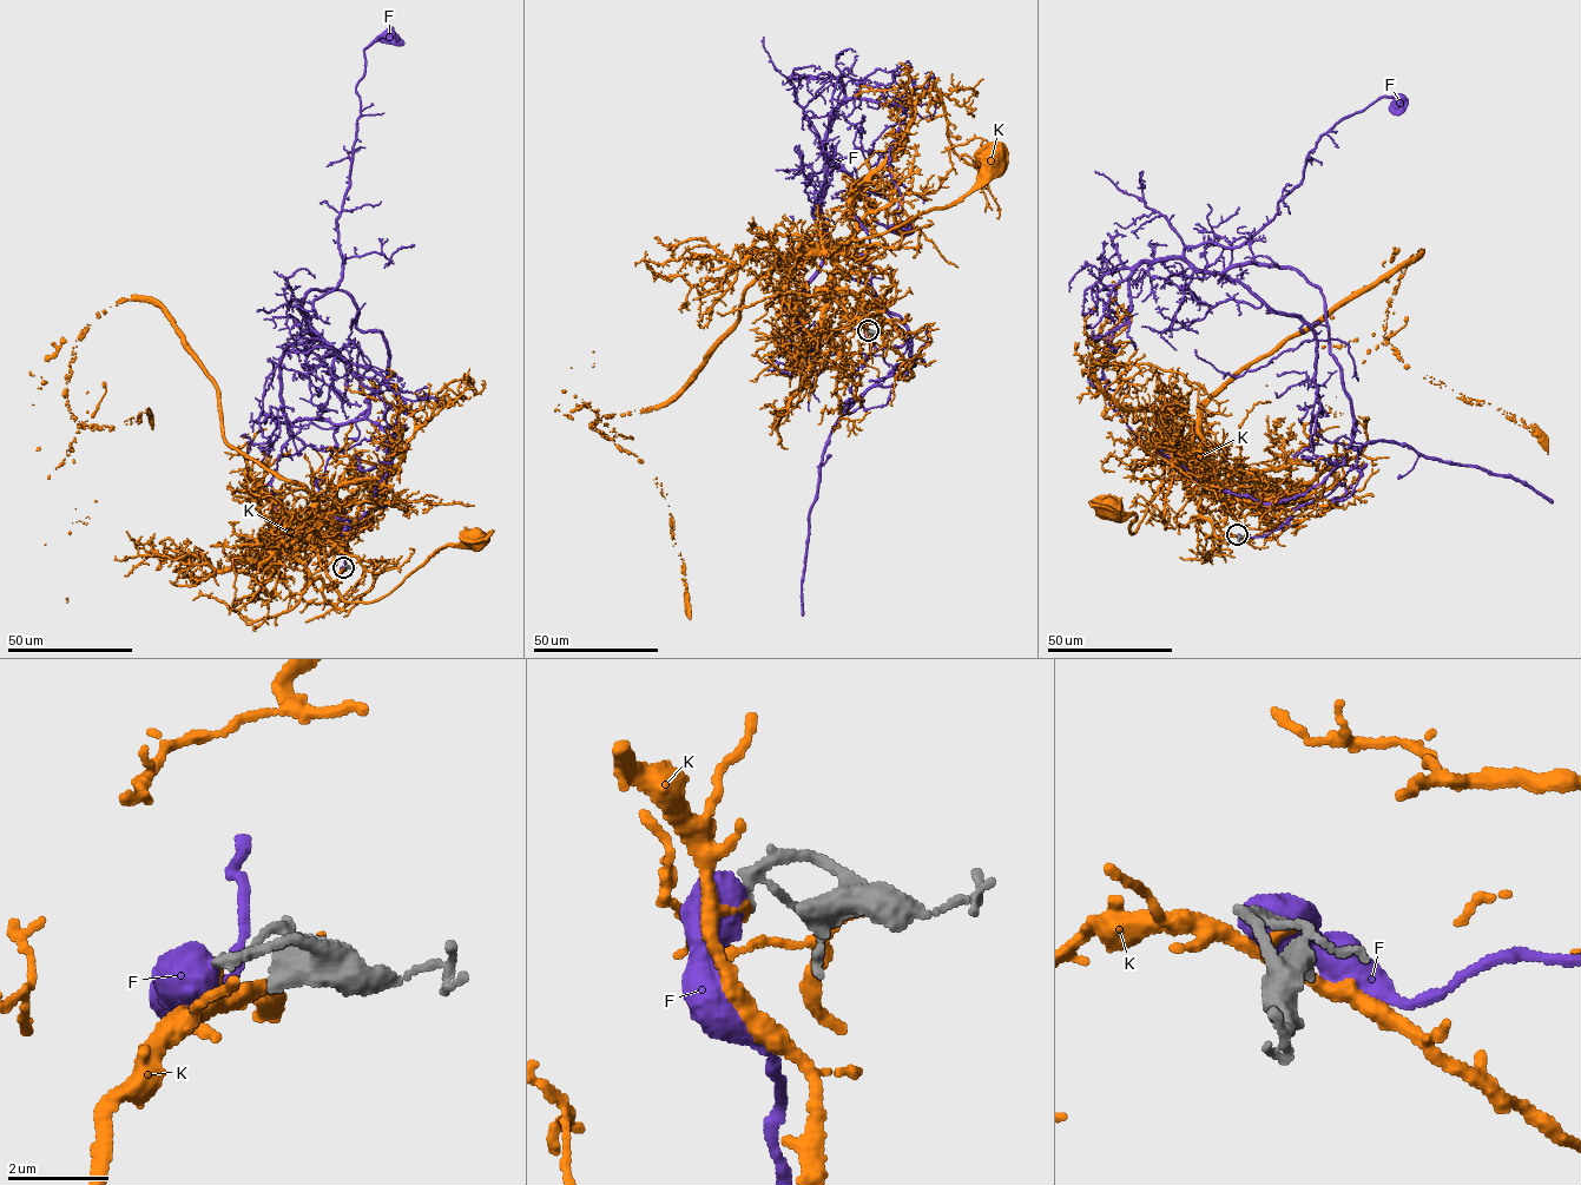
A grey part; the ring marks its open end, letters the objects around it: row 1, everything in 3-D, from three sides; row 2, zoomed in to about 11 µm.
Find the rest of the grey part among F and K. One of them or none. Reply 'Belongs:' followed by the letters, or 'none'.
Belongs: none

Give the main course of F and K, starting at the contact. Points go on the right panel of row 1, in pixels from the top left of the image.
F: (1238, 535), (1330, 493), (1355, 420), (1318, 288), (1184, 250), (1240, 245), (1322, 135), (1400, 101)
K: (1238, 535), (1217, 535), (1201, 513), (1209, 465), (1198, 460), (1161, 484), (1132, 535), (1137, 515), (1106, 509)

